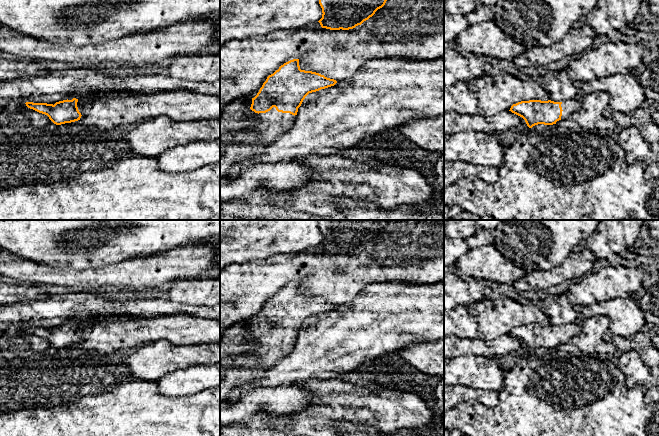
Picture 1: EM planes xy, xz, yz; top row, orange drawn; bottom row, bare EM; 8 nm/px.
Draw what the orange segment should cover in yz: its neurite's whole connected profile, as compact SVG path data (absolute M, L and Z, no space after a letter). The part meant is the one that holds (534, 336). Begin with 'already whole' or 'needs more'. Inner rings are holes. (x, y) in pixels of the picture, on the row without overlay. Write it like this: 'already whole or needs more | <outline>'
needs more | M580 320L554 326L551 324L529 324L513 328L509 335L522 341L527 350L532 352L538 348L553 349L559 344L567 344L574 336L581 332Z

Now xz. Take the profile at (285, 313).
needs more | M293 283L281 289L278 294L267 301L257 319L252 322L251 331L246 336L251 344L250 349L243 354L224 355L220 359L220 400L225 400L229 393L238 386L252 379L262 378L271 366L292 352L299 331L309 317L334 310L336 307L336 304L319 297L301 294L299 283ZM240 356L256 357L261 363L253 368L232 367L230 362Z

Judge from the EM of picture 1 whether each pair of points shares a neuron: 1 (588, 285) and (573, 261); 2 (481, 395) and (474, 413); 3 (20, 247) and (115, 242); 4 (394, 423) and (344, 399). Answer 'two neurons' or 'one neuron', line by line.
1: two neurons
2: two neurons
3: one neuron
4: one neuron

